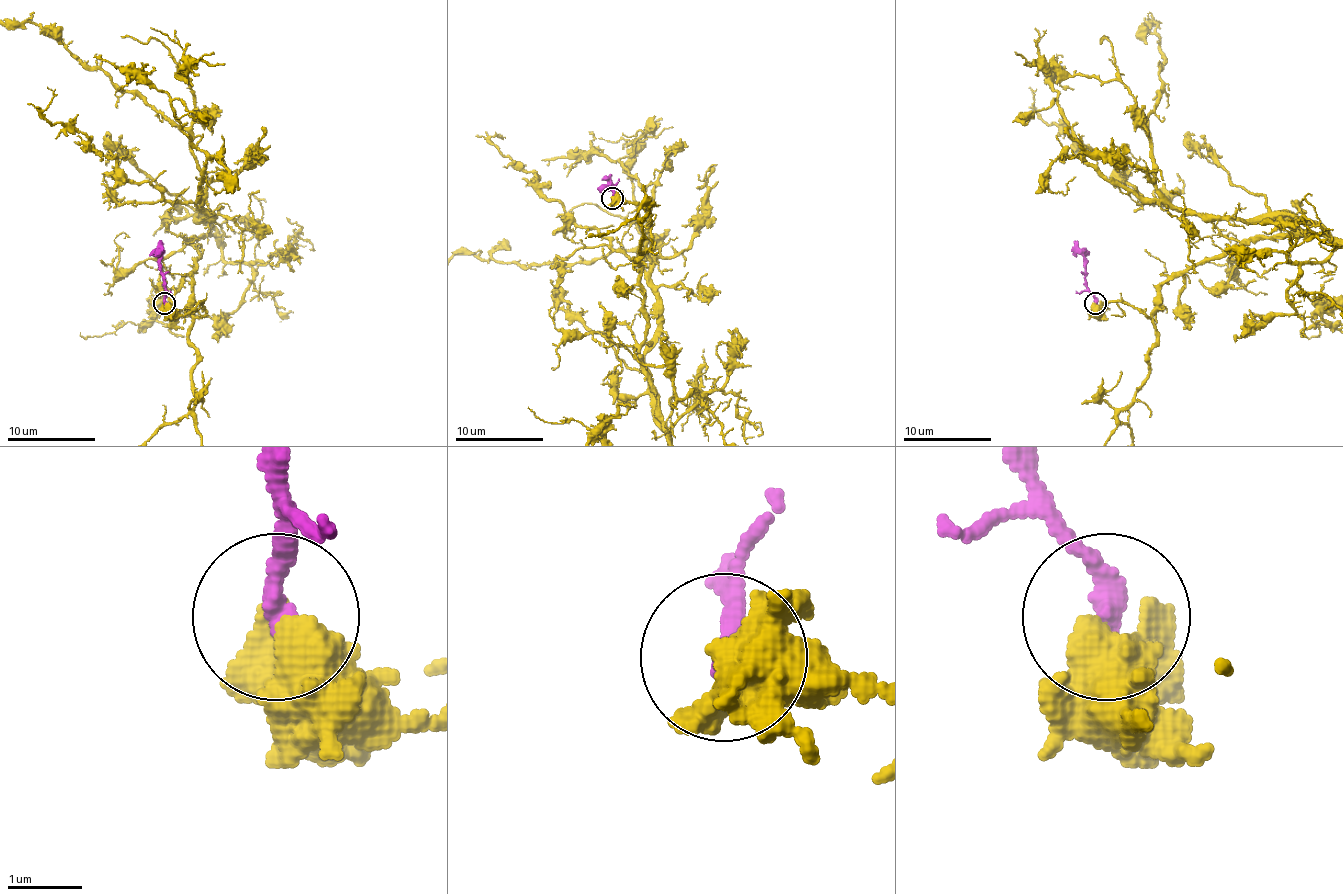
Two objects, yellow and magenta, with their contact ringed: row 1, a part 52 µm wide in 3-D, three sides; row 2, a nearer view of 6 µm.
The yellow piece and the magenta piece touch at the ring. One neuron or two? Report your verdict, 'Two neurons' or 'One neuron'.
One neuron

